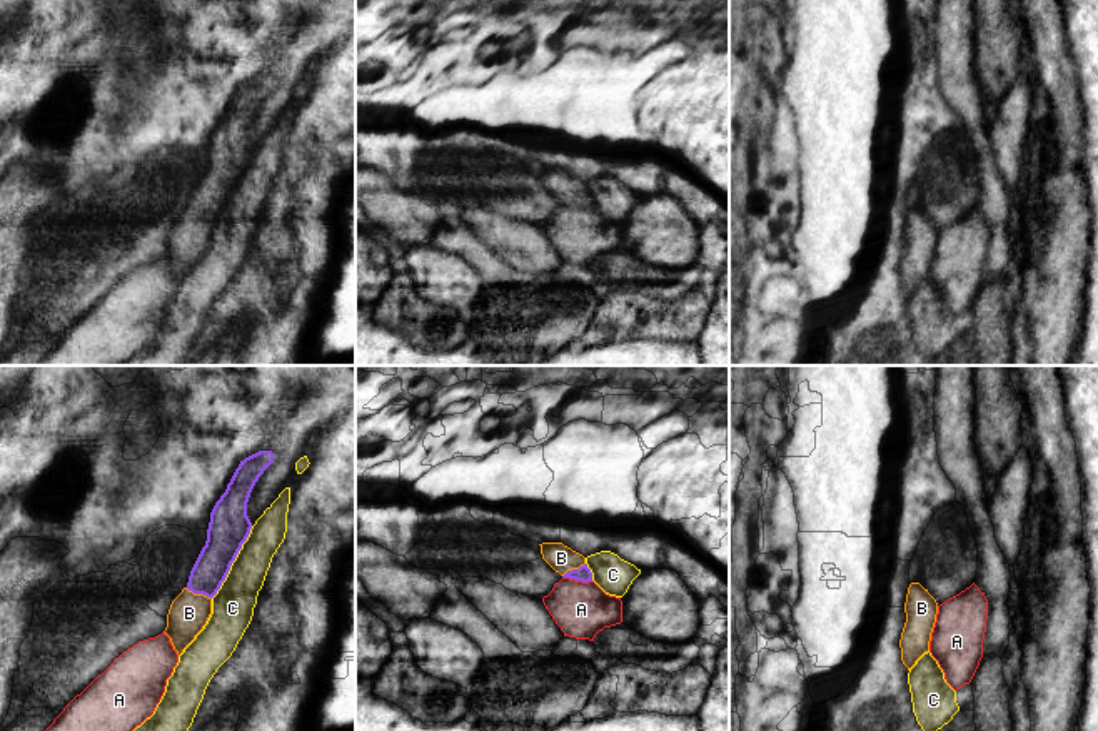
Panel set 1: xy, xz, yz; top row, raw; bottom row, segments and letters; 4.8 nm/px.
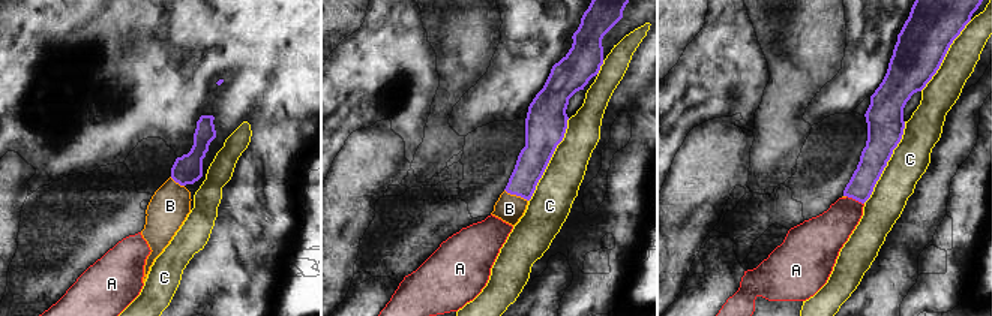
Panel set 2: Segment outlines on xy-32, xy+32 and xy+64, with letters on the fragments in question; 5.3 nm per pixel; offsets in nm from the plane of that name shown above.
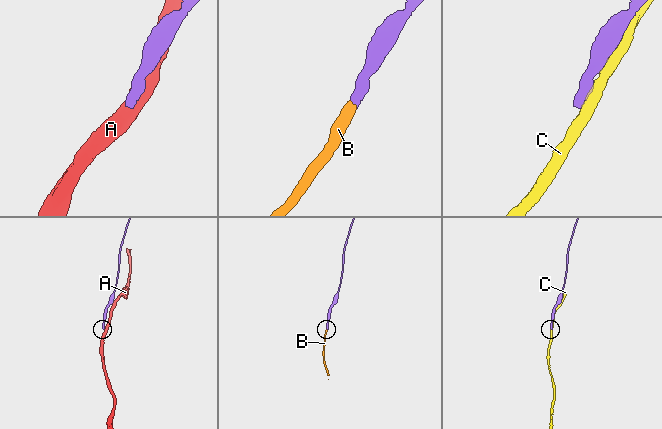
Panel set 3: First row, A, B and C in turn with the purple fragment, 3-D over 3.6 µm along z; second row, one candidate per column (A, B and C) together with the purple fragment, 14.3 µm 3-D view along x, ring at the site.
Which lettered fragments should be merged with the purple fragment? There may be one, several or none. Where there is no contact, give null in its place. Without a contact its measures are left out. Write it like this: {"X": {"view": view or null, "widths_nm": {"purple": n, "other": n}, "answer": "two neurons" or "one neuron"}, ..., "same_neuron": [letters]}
{"A": {"view": "xz", "widths_nm": {"purple": 70, "other": 280}, "answer": "two neurons"}, "B": {"view": "xy", "widths_nm": {"purple": 160, "other": 190}, "answer": "one neuron"}, "C": {"view": "xy", "widths_nm": {"purple": 200, "other": 200}, "answer": "two neurons"}, "same_neuron": ["B"]}

